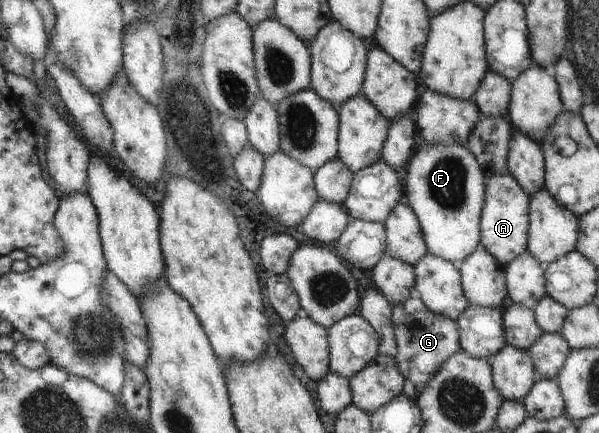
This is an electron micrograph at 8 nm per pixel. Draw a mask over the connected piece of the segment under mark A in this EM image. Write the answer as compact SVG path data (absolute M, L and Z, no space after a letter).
M508 171L487 180L485 203L480 215L480 244L506 266L528 249L530 197Z

